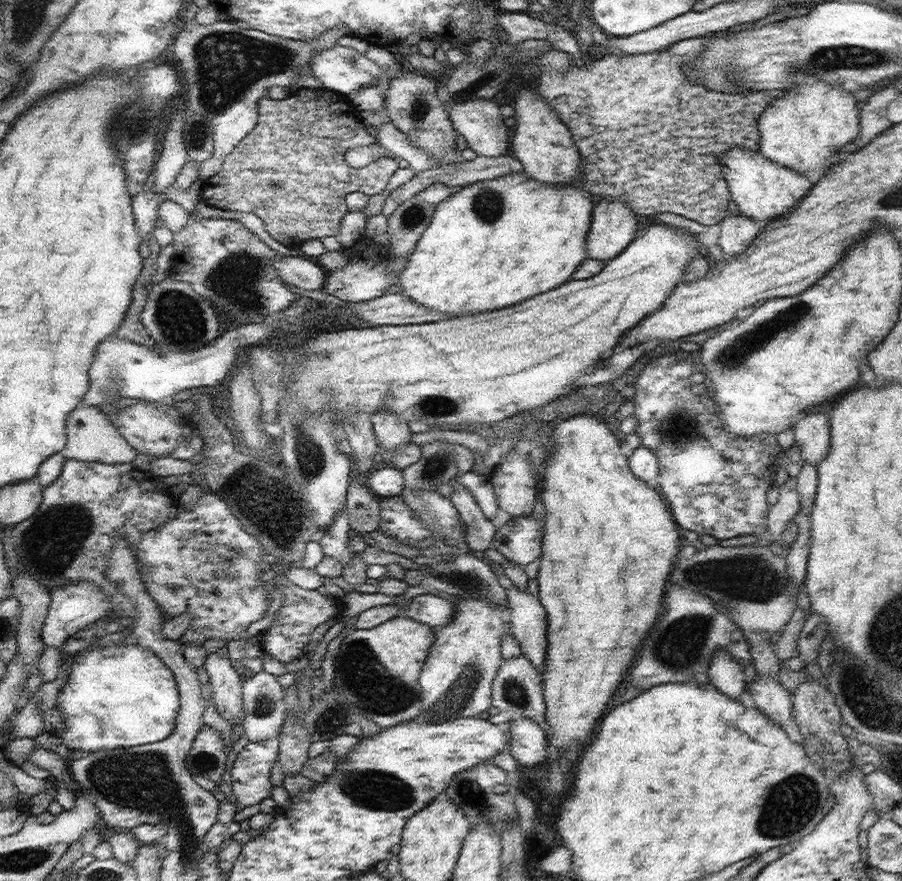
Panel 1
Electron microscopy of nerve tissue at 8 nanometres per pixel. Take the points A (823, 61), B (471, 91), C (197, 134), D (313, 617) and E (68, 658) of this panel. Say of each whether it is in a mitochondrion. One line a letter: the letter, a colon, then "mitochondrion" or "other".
A: mitochondrion
B: other
C: mitochondrion
D: other
E: other

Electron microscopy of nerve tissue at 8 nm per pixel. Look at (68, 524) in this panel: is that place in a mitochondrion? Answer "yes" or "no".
yes

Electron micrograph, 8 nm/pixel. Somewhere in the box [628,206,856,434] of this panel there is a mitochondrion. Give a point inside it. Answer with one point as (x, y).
(731, 359)

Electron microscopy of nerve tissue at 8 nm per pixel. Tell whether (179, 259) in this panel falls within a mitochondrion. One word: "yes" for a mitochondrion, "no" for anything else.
no

